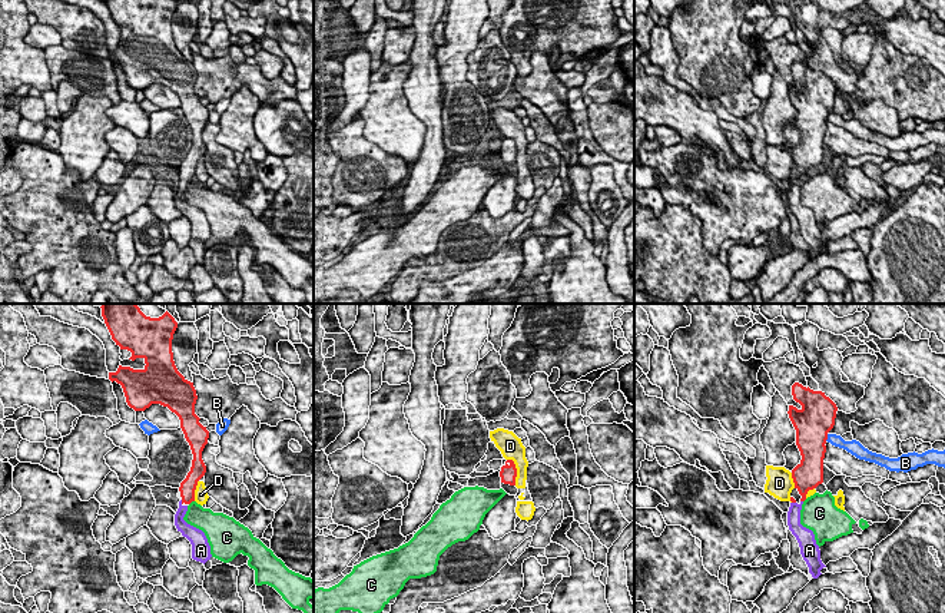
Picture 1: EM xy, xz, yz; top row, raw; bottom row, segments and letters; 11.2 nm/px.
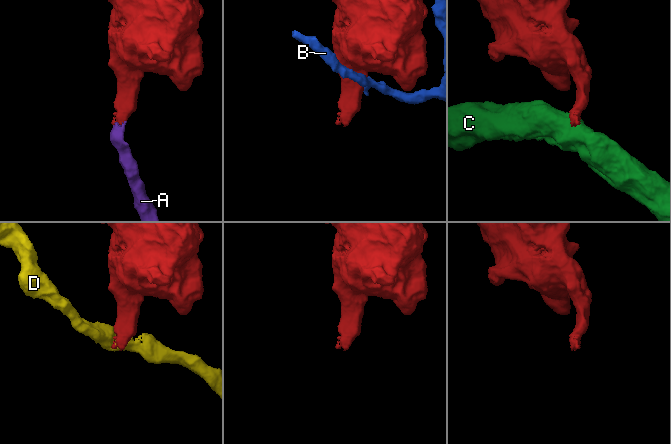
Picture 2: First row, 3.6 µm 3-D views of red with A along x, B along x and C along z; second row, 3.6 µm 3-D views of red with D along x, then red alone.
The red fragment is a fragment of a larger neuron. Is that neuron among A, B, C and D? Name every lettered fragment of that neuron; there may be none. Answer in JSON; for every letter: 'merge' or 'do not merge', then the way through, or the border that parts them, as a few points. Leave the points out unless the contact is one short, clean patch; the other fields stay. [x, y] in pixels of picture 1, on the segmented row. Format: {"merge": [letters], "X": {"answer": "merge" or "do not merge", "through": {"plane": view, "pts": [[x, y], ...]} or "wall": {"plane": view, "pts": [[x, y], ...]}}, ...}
{"merge": ["A"], "A": {"answer": "merge", "through": {"plane": "xy", "pts": [[188, 486], [188, 496], [182, 502], [179, 522]]}}, "B": {"answer": "do not merge", "wall": {"plane": "yz", "pts": [[828, 434], [825, 440]]}}, "C": {"answer": "do not merge", "wall": {"plane": "xy", "pts": [[194, 500], [189, 504]]}}, "D": {"answer": "do not merge", "wall": {"plane": "xz", "pts": [[507, 459], [514, 464], [516, 484]]}}}

